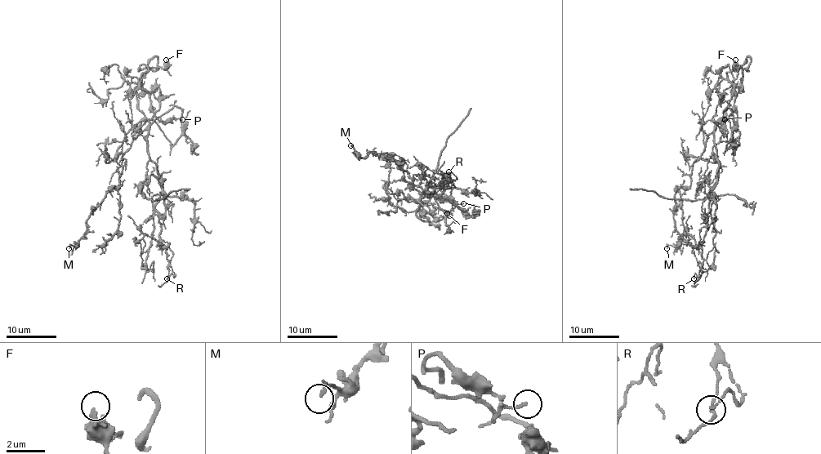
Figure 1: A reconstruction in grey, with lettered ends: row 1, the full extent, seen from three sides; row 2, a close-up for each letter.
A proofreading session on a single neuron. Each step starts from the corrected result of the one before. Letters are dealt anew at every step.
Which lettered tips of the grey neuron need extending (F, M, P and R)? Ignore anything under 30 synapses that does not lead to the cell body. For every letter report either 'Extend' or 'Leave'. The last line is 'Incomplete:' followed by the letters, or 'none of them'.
F: Leave
M: Leave
P: Leave
R: Leave
Incomplete: none of them

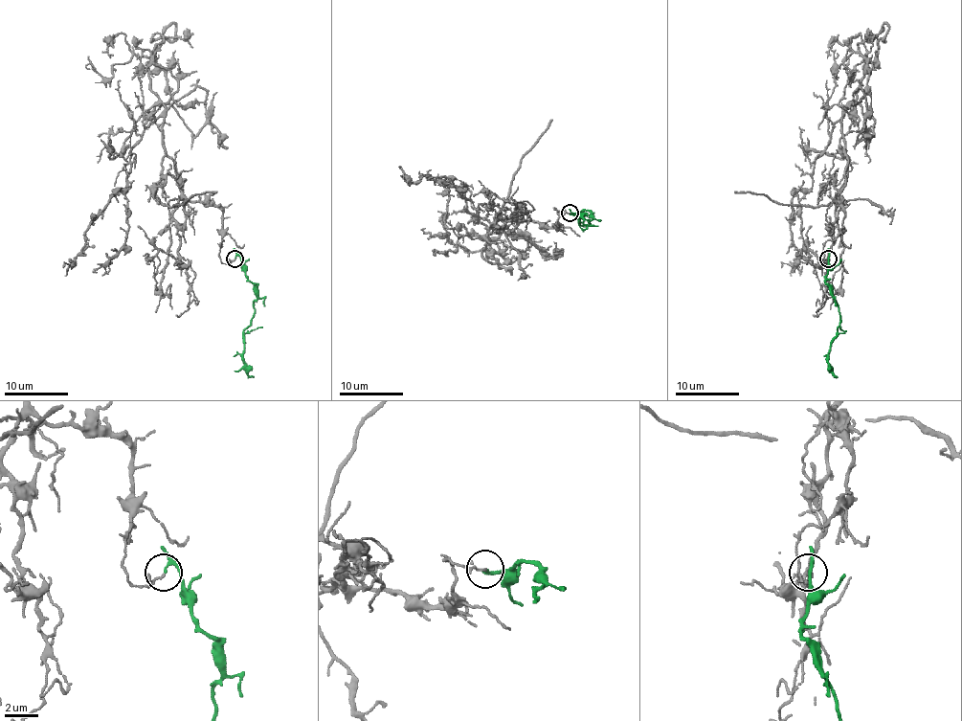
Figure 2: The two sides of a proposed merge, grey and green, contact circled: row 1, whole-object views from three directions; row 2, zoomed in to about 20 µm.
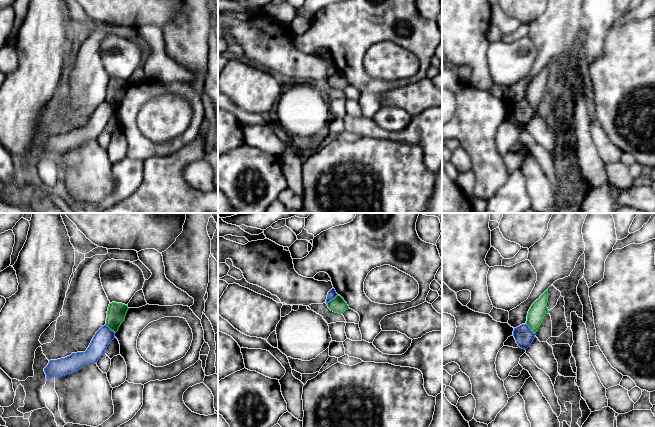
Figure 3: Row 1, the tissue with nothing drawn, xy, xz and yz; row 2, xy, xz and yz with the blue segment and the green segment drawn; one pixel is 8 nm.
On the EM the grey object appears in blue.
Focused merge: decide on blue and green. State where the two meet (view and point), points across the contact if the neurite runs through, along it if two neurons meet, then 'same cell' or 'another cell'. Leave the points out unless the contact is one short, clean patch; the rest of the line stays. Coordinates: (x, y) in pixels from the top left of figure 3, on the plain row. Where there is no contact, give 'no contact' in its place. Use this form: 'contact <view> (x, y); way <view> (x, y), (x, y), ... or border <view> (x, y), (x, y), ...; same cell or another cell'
contact xz (331, 75); border xz (337, 70), (326, 79); another cell

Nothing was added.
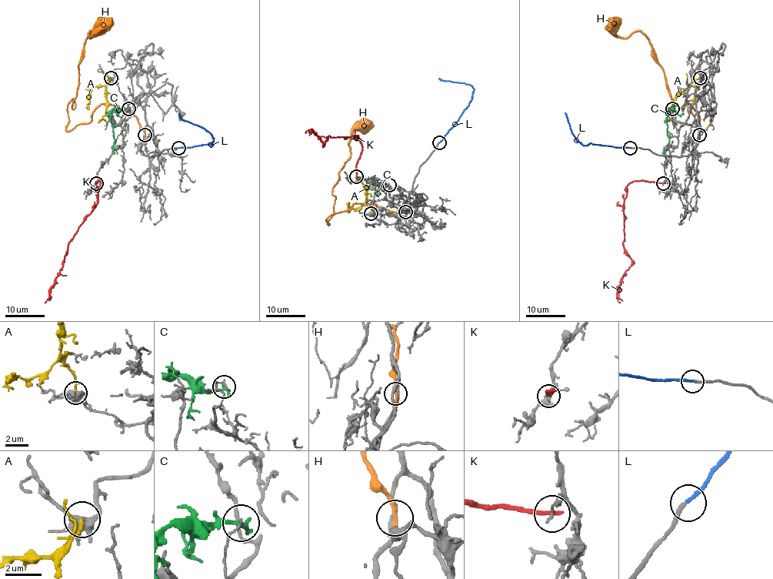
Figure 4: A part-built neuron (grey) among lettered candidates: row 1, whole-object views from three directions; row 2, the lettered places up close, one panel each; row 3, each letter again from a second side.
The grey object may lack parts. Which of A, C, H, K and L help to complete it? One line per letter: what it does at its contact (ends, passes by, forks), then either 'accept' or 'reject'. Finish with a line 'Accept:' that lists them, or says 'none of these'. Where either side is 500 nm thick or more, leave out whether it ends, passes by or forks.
A: it ends there; accept
C: it ends there; reject
H: it ends there; reject
K: it ends there; reject
L: it ends there; accept
Accept: A, L

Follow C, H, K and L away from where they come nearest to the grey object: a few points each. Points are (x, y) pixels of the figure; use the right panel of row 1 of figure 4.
C: (672, 108), (670, 108), (666, 123), (669, 143), (662, 154)
H: (698, 135), (690, 105), (704, 131), (708, 105), (681, 108), (649, 41), (619, 38), (610, 18)
K: (663, 183), (638, 180), (631, 182), (627, 187), (623, 243), (631, 266), (621, 278), (618, 299), (620, 302)
L: (630, 148), (583, 145), (571, 132), (564, 112)

